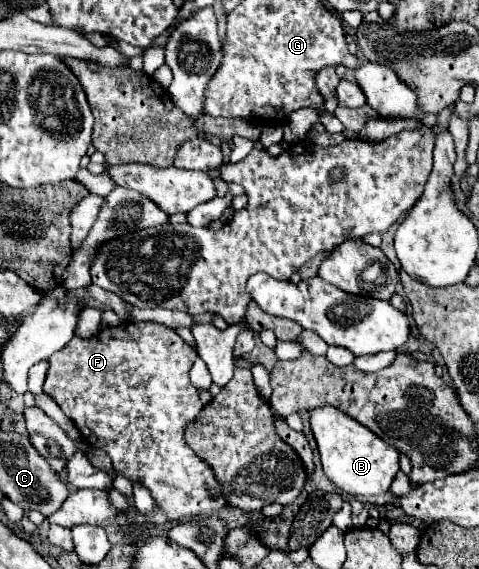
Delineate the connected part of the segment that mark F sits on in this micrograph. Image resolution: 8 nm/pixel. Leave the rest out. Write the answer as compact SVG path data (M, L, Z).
M126 321L120 327L104 327L90 339L74 337L62 351L48 359L50 369L44 381L44 393L50 395L66 417L74 421L82 441L88 447L108 453L114 469L118 469L132 483L146 487L154 505L160 507L170 521L212 517L228 507L214 471L204 459L198 459L198 455L184 441L184 425L202 409L198 391L188 377L196 357L196 347L186 343L170 327L162 323Z

